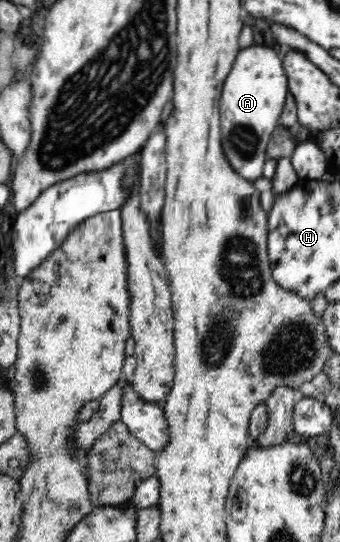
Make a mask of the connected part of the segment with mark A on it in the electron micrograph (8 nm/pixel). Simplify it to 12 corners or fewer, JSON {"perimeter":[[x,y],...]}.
{"perimeter":[[239,51],[221,98],[234,171],[262,177],[286,103],[283,59]]}

